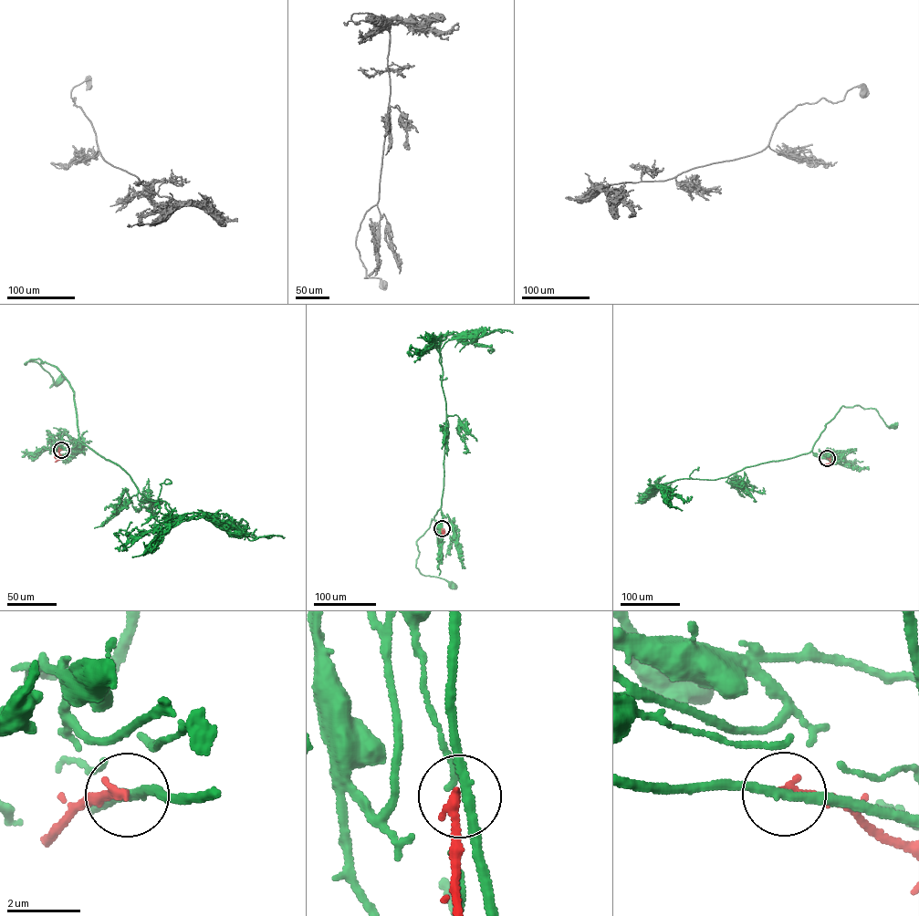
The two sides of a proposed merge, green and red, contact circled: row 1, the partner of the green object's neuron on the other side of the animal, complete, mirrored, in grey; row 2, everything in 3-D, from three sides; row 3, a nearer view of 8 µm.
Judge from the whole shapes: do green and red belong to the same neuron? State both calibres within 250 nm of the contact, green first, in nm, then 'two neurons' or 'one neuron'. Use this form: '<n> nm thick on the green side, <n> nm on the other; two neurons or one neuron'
240 nm thick on the green side, 240 nm on the other; two neurons

